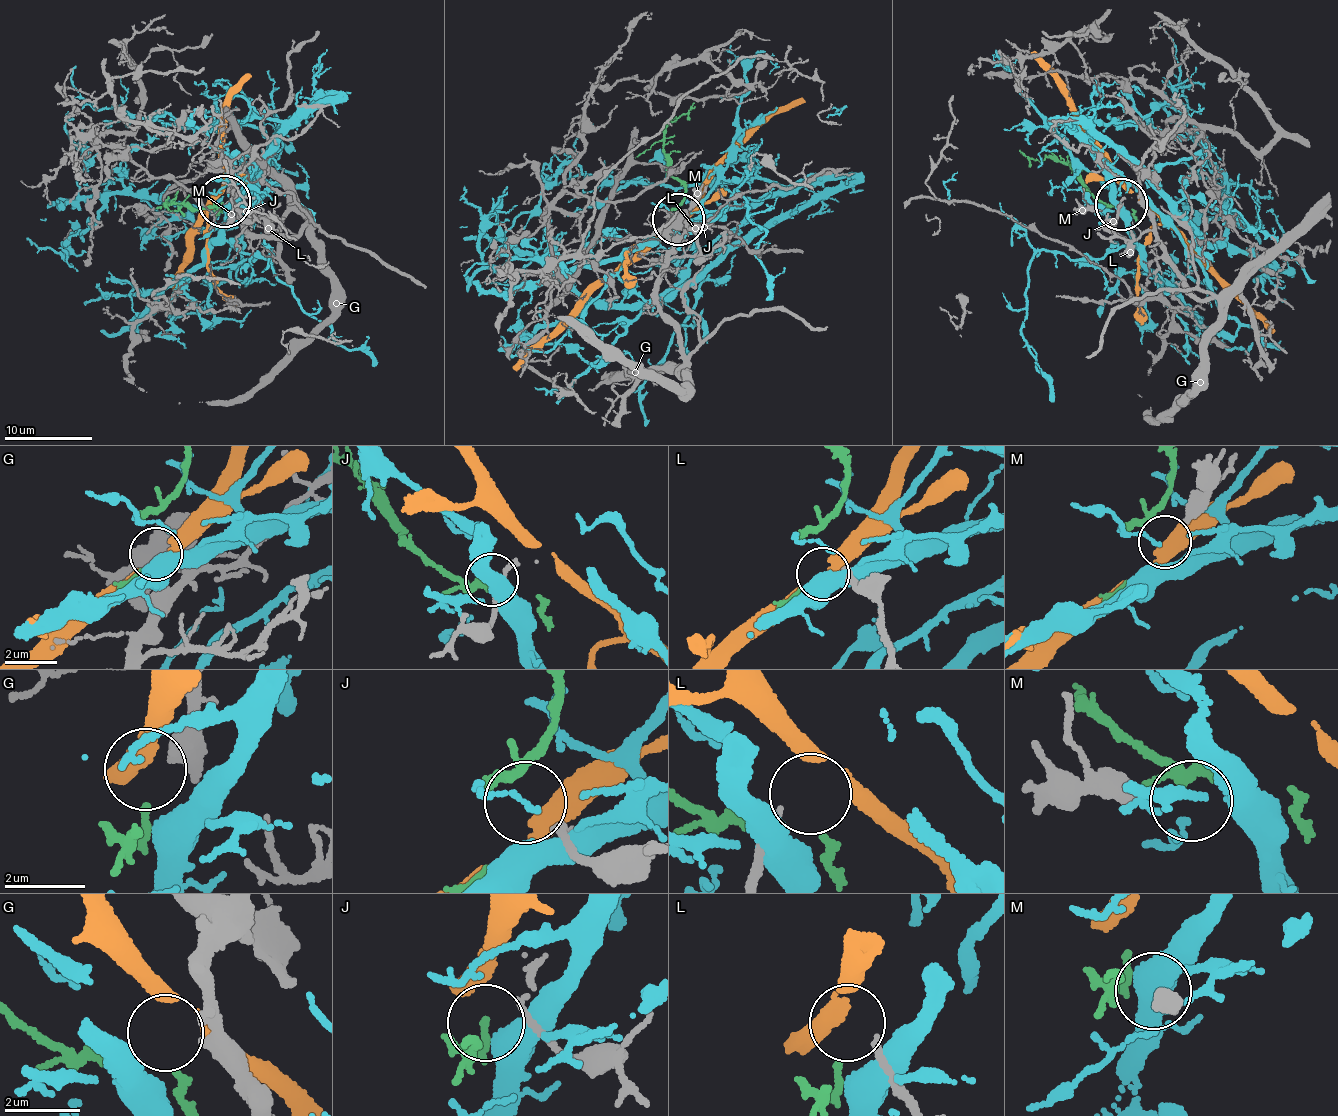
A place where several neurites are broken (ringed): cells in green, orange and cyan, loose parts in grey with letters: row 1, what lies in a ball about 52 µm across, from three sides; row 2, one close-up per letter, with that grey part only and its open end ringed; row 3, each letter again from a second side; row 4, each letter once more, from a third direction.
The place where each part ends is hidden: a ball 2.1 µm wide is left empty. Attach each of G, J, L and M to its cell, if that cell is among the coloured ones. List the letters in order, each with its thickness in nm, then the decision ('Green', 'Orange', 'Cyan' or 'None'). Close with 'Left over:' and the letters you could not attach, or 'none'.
G: Thickness 360 nm. Green
J: Thickness 140 nm. None
L: Thickness 190 nm. Orange
M: Thickness 360 nm. Cyan
Left over: J

